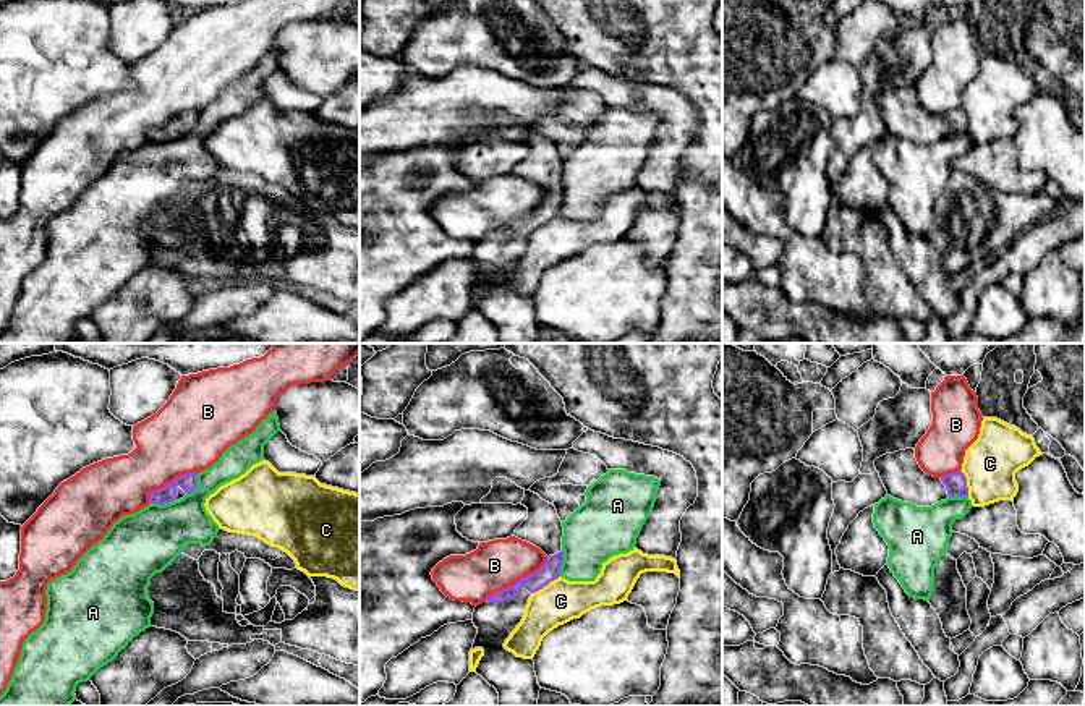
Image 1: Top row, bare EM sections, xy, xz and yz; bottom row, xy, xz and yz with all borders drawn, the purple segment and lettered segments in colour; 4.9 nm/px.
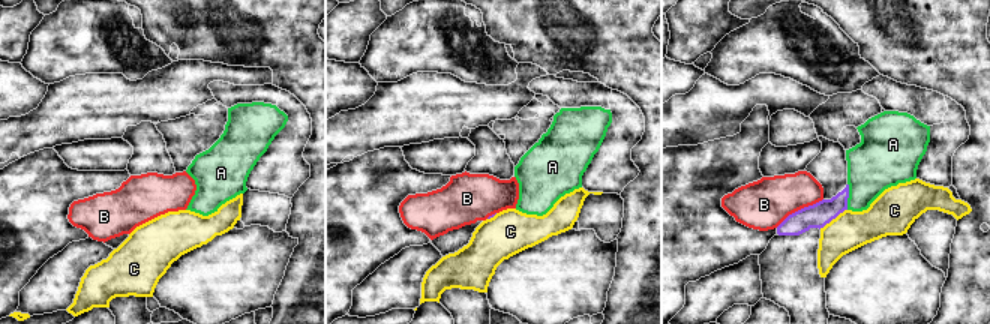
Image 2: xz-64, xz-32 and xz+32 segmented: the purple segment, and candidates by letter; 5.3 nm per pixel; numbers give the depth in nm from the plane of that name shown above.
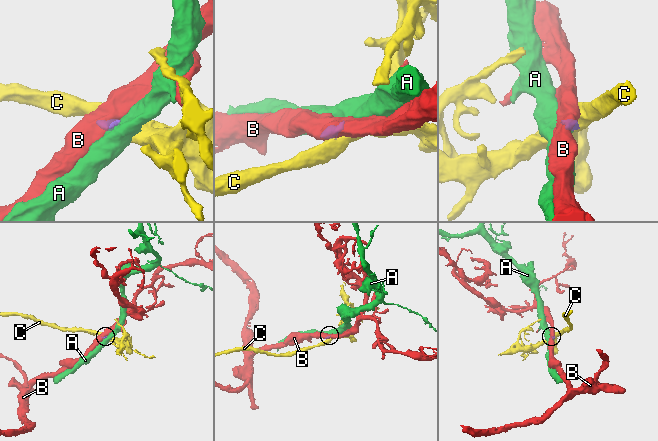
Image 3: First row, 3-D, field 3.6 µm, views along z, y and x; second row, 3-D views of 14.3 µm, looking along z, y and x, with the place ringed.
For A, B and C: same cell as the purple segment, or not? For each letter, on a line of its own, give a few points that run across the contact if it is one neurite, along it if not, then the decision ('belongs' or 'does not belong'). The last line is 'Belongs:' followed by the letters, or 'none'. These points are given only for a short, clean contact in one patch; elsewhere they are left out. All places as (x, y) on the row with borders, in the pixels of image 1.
A: line xz (562, 549), (559, 575); does not belong
B: line xz (548, 557), (540, 569), (485, 599); does not belong
C: line xz (559, 575), (531, 593); does not belong
Belongs: none

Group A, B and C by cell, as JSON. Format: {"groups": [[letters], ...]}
{"groups": [["A"], ["B"], ["C"]]}

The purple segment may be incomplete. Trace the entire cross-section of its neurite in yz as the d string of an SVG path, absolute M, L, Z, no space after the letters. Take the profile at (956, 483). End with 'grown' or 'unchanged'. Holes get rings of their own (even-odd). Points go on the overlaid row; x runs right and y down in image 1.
M913 449L886 453L874 460L874 468L887 495L917 507L931 507L947 497L968 497L967 478L962 471L933 478L926 474Z; grown

